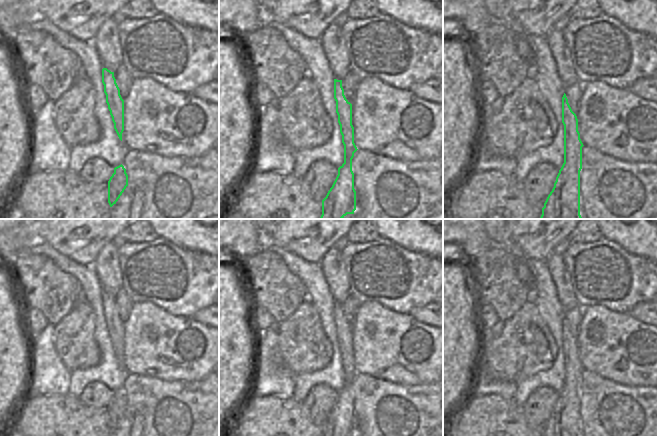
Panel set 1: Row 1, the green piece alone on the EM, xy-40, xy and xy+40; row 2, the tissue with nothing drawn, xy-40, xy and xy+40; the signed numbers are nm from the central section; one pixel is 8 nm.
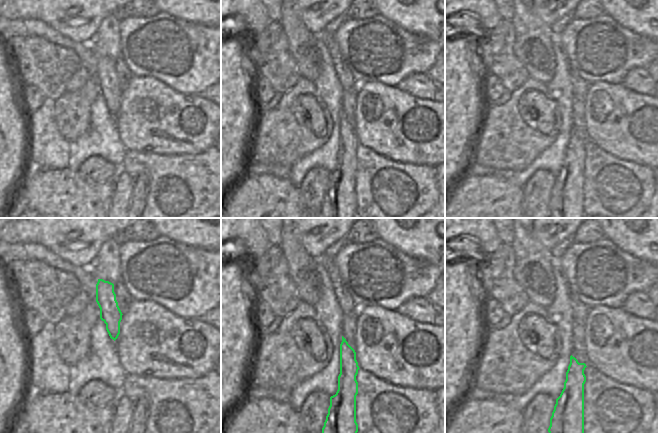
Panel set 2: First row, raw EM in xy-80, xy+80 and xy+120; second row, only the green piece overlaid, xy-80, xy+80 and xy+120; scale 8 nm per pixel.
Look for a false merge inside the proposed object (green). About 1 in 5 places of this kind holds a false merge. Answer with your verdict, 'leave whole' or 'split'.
leave whole

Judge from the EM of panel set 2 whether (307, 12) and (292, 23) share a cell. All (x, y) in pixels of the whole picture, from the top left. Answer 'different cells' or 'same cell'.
different cells

